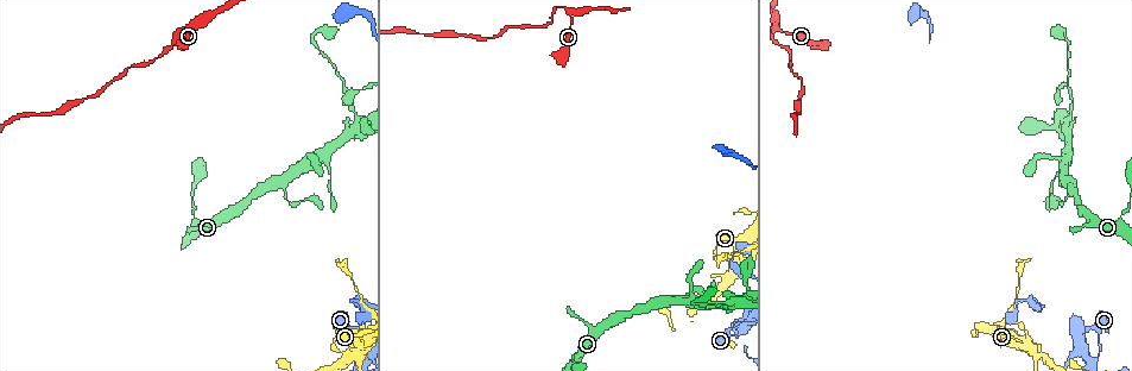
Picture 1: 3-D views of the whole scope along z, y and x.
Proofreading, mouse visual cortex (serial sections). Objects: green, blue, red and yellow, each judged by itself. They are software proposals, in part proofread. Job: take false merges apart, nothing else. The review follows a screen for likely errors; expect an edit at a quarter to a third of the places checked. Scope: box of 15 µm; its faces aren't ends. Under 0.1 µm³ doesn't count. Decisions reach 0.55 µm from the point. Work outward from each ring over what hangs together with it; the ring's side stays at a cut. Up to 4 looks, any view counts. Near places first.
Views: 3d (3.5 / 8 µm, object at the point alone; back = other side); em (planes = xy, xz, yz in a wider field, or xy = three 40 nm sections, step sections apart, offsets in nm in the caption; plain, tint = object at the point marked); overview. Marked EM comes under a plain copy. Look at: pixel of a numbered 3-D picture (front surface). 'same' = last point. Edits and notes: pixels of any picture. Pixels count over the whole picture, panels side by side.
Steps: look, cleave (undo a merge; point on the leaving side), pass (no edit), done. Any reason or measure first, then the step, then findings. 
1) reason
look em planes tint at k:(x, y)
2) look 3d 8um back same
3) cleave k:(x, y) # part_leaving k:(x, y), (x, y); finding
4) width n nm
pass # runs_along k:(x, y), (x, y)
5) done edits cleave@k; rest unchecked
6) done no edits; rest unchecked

sudden change in width
look 3d 8um at 1:(739, 334)

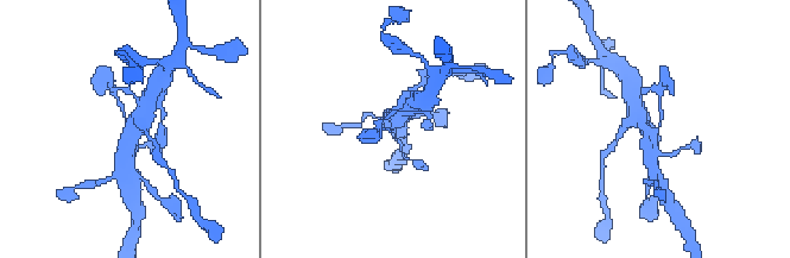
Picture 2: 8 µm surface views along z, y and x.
closer look
look 3d 3.5um at 2:(392, 130)

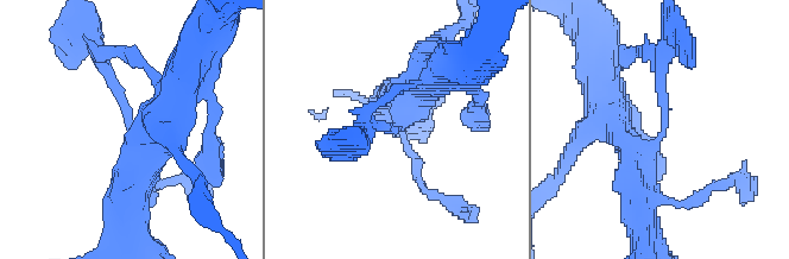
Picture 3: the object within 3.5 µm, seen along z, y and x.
arms 3; arm_widths 150, 400, 400 nm
pass # runs_along 3:(99, 59), (143, 151), (165, 122); one cell here

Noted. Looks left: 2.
sudden change in width
look 3d 3.5um at 1:(734, 308)

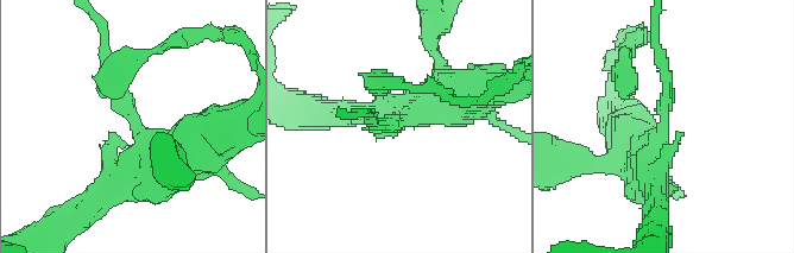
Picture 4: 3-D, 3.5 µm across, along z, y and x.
look em xy step 2 tint at 4:(128, 117)

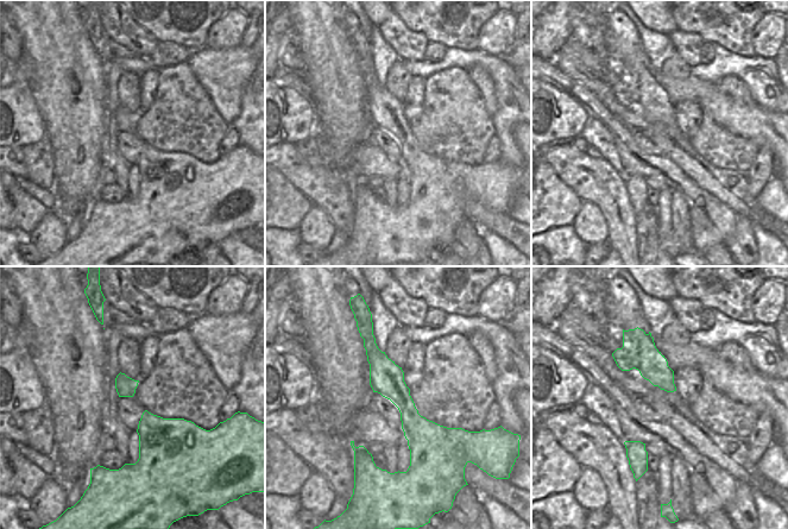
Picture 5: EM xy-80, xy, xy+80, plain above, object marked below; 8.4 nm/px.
width 280 nm
cleave 4:(666, 89) # part_leaving 4:(665, 122), (667, 71), (655, 24); a second cell is stuck on

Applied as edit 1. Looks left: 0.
done edits cleave@4; rest unchecked

